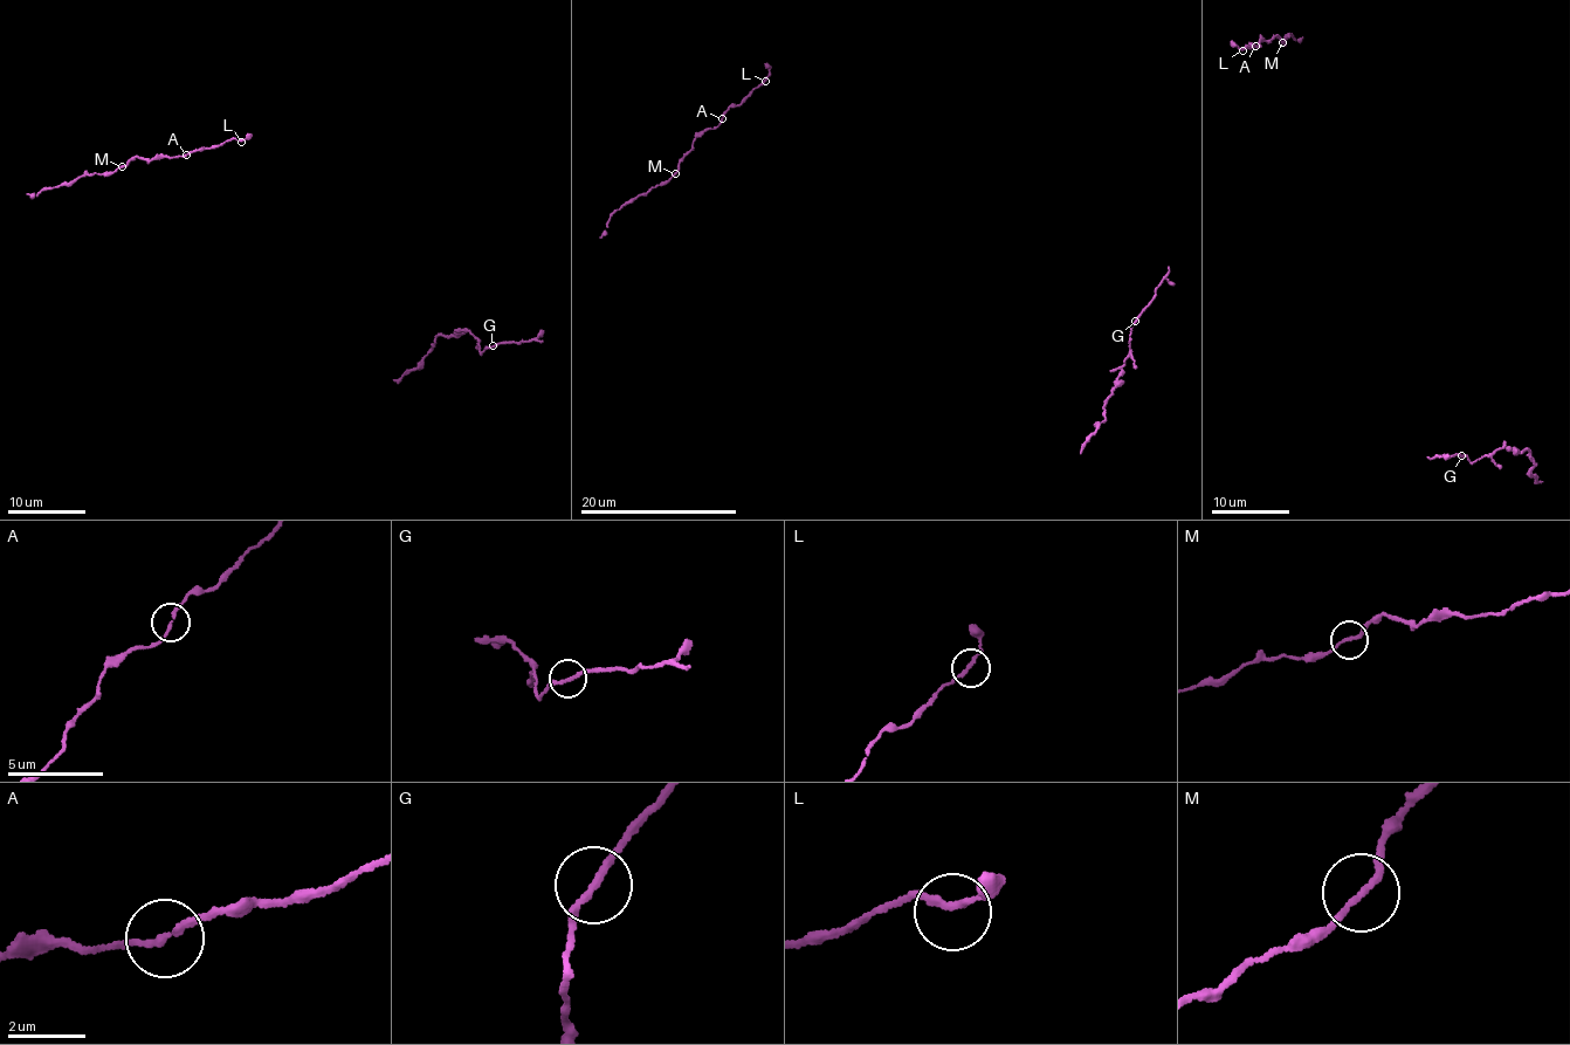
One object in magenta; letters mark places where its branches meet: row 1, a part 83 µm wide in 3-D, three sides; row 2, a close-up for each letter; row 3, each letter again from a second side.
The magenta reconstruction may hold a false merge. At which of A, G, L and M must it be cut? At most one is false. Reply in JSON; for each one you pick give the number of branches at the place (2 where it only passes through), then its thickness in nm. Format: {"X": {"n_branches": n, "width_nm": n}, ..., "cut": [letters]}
{"G": {"n_branches": 2, "width_nm": 190}, "cut": ["G"]}

